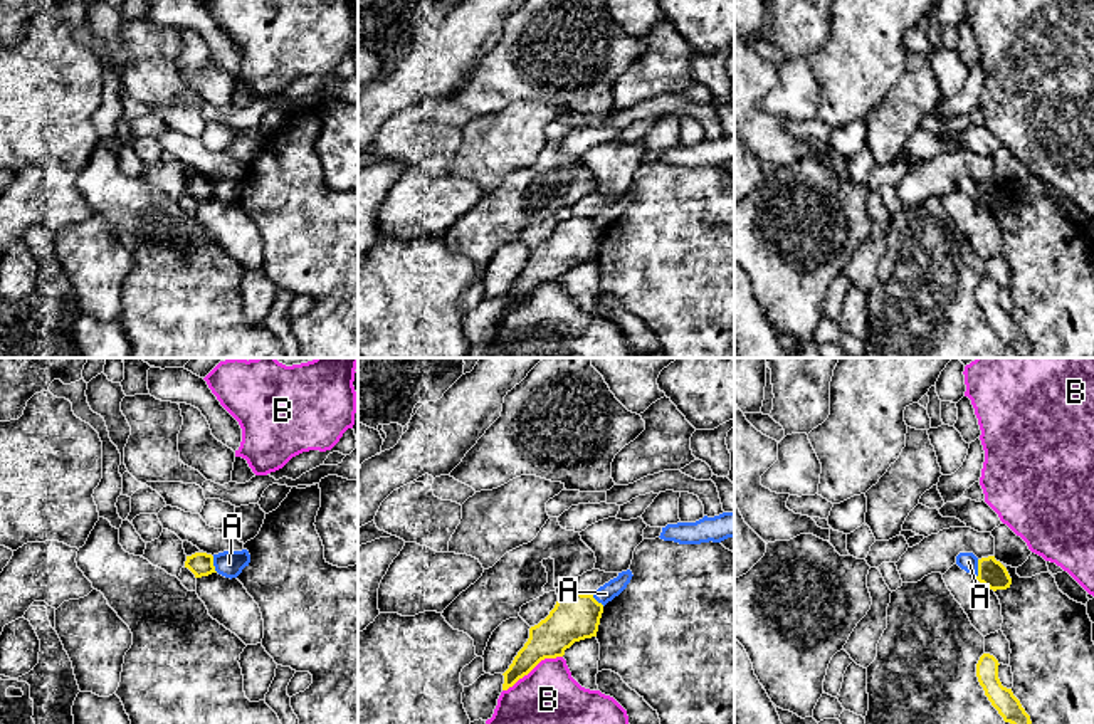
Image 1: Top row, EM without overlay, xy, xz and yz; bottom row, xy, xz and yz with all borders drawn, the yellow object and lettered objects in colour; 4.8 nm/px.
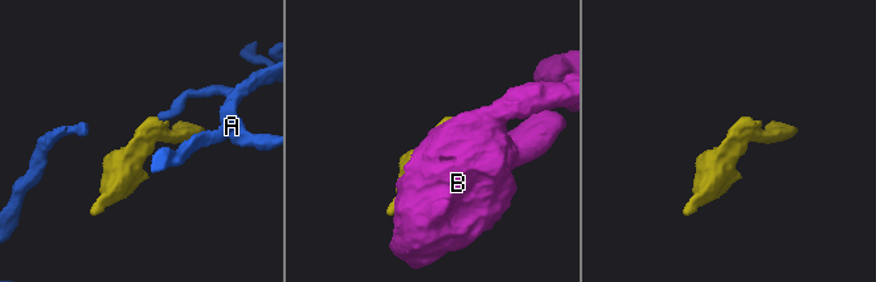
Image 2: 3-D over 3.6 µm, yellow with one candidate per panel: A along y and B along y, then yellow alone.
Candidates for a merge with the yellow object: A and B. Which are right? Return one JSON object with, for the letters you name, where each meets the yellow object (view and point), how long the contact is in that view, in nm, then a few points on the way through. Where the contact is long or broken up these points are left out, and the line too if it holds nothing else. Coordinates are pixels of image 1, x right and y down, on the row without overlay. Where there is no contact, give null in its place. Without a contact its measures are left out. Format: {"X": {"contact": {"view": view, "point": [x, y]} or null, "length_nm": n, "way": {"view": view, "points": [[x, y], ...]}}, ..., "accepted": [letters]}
{"accepted": []}

